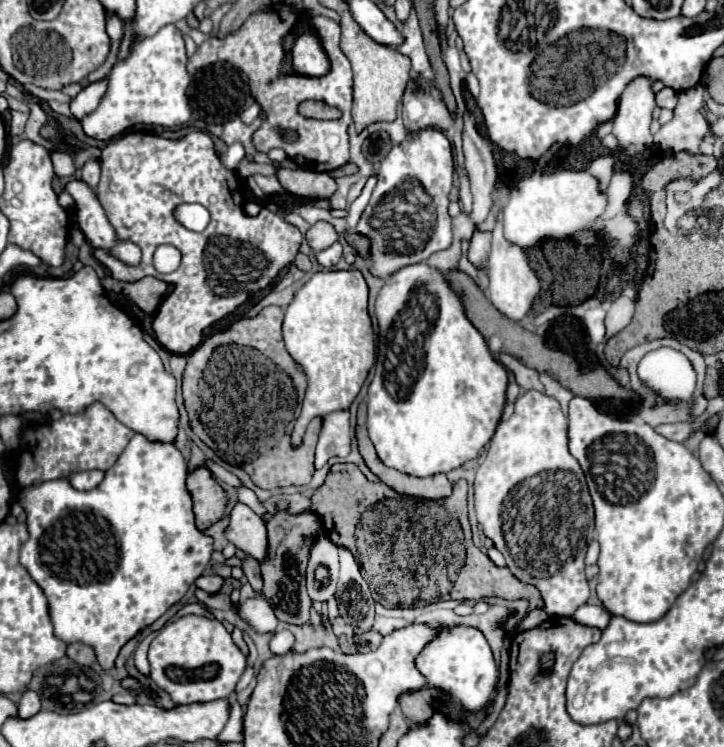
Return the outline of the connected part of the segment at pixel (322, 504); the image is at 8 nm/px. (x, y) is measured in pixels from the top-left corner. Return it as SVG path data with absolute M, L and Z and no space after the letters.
M334 463L326 475L326 481L316 489L312 495L312 511L322 519L326 537L346 549L354 549L354 529L358 525L360 515L378 501L376 495L376 483L368 481L360 469L352 463Z

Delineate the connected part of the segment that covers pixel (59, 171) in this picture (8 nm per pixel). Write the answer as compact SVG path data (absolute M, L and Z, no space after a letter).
M52 151L50 153L52 157L52 163L54 163L54 171L58 177L72 177L76 167L74 167L74 161L68 153L62 153L62 151Z

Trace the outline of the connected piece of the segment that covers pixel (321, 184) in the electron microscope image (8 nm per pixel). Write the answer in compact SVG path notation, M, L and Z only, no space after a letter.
M280 169L280 175L276 177L286 191L302 197L328 199L336 191L336 181L328 173L314 173L310 169Z

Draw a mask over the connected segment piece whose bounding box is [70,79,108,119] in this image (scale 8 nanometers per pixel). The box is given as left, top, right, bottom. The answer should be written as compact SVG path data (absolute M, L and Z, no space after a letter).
M100 79L96 83L90 83L88 87L84 87L70 103L70 109L72 109L72 115L76 119L82 119L86 113L92 113L96 107L98 107L98 101L102 99L102 93L106 91L106 85L108 85L108 79Z

